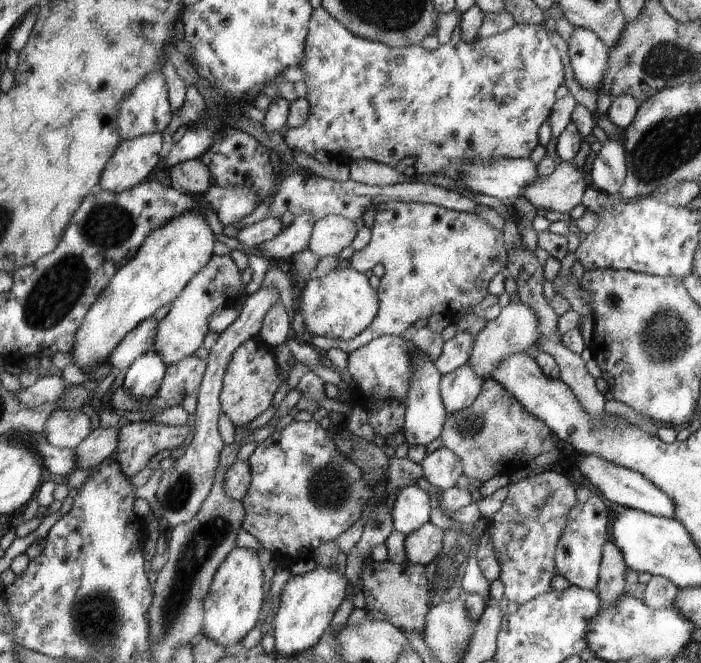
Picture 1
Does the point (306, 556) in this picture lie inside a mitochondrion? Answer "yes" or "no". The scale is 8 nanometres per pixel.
no

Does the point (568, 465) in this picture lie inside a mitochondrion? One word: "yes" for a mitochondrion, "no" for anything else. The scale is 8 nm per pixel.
no

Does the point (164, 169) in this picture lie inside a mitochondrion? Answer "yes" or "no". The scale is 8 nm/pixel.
no

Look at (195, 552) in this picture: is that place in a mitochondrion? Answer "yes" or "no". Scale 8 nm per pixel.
yes

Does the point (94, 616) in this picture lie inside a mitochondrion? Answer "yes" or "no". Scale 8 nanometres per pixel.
yes

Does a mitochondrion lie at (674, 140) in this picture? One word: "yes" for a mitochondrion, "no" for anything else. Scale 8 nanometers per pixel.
yes

